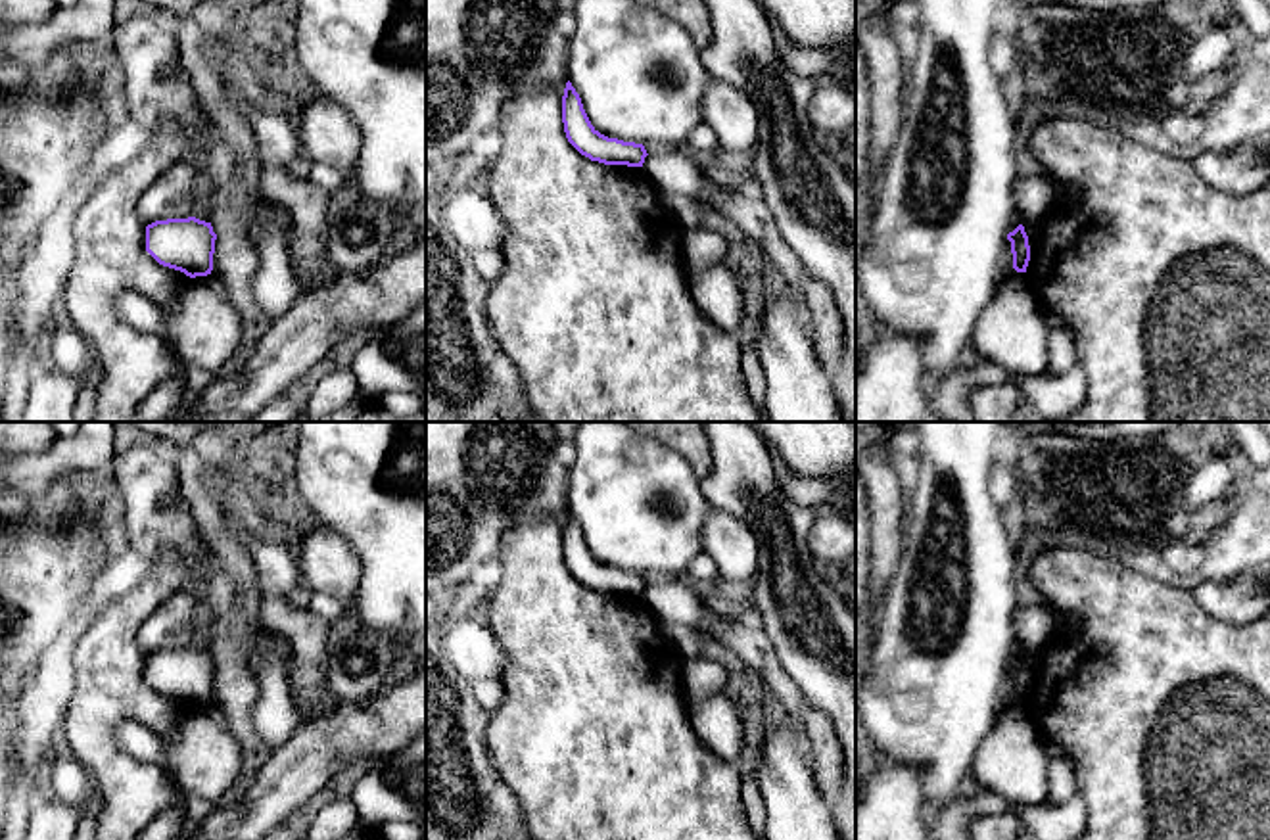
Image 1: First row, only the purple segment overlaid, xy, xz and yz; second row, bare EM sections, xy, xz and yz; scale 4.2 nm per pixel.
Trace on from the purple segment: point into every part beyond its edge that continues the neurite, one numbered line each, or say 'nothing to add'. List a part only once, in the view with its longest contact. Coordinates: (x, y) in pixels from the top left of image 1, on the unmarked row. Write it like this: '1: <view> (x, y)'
nothing to add

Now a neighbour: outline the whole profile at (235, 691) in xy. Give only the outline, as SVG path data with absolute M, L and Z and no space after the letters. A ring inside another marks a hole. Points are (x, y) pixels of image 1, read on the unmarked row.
M226 639L215 642L211 656L217 669L211 704L221 710L230 733L242 748L242 771L219 800L221 807L230 807L238 800L246 775L257 773L272 754L257 735L253 723L253 708L259 698L253 665L242 660L224 658L223 654L226 648L244 650Z

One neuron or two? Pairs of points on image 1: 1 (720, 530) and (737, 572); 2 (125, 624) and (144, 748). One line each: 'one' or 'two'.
1: one
2: two

